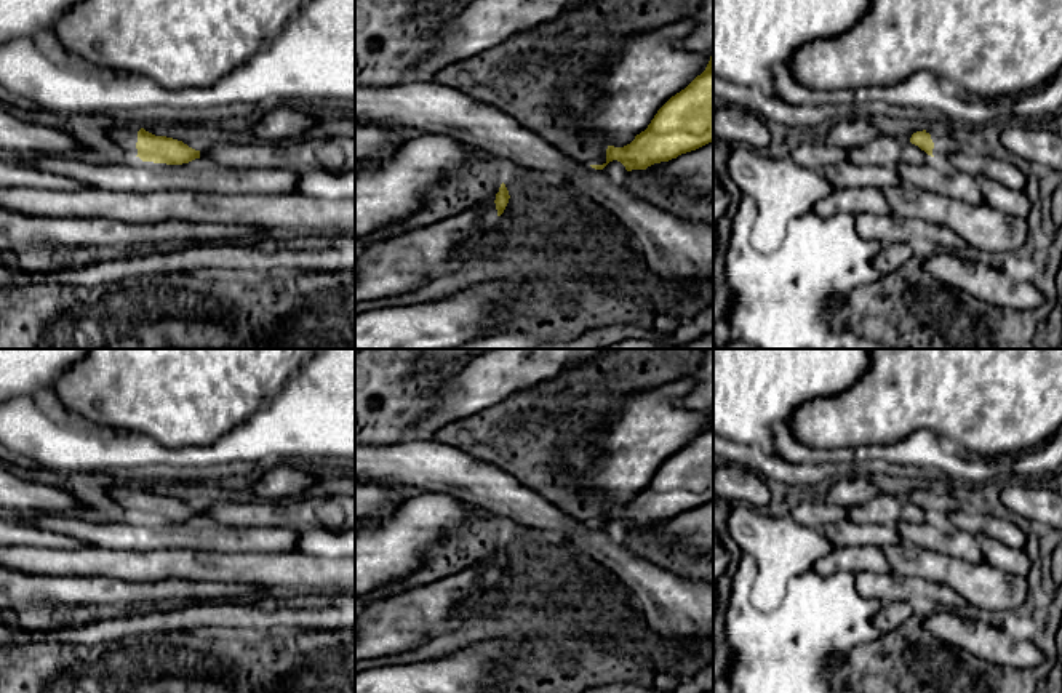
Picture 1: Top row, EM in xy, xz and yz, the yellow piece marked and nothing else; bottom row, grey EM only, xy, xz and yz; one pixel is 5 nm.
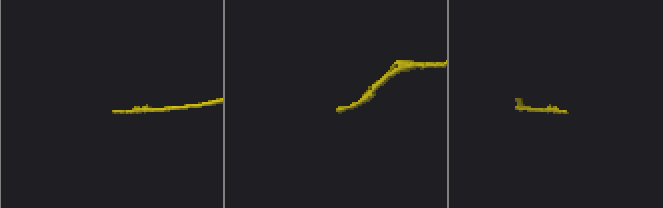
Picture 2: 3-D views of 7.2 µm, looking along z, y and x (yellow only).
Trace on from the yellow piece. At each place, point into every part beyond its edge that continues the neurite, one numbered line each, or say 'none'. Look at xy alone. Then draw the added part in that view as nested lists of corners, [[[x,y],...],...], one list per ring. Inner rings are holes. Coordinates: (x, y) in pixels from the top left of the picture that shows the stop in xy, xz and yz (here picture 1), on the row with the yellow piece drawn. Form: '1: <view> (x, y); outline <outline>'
1: xy (122, 133); outline [[[115,122],[107,134],[109,138],[123,149],[123,152],[128,157],[136,157],[138,155],[138,149],[136,149],[136,142],[138,142],[138,126],[133,126],[128,122]]]

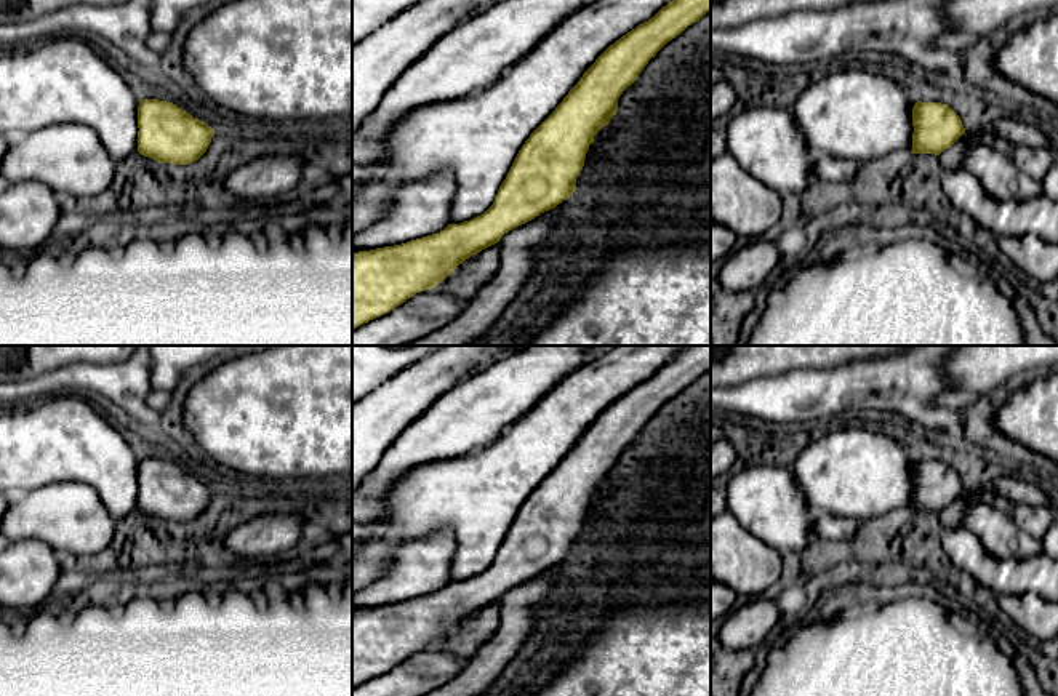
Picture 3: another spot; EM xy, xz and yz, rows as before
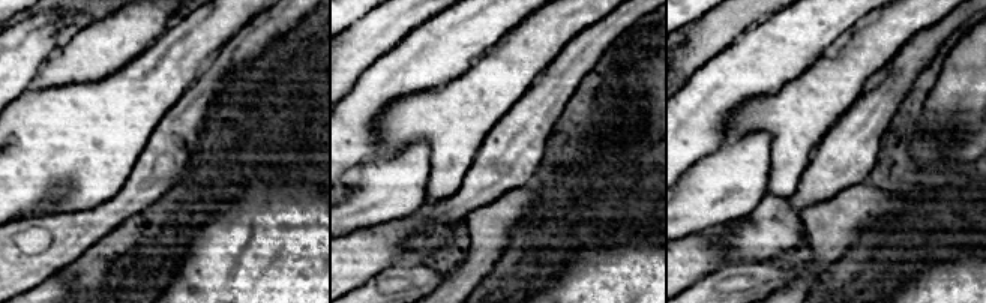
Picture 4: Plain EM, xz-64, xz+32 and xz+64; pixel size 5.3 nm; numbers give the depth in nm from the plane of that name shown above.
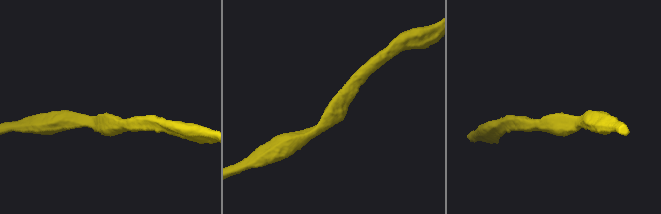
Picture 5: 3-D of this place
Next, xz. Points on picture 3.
none

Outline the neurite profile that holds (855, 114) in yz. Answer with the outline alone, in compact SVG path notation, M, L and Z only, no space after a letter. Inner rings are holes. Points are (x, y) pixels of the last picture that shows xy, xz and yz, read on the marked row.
M855 62L831 66L828 74L812 83L797 99L792 114L805 136L812 155L828 154L836 158L847 158L858 165L869 160L880 160L895 152L912 150L912 107L917 102L892 69L872 72Z

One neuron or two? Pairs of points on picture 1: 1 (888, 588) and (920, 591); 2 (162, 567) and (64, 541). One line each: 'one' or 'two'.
1: one
2: two

